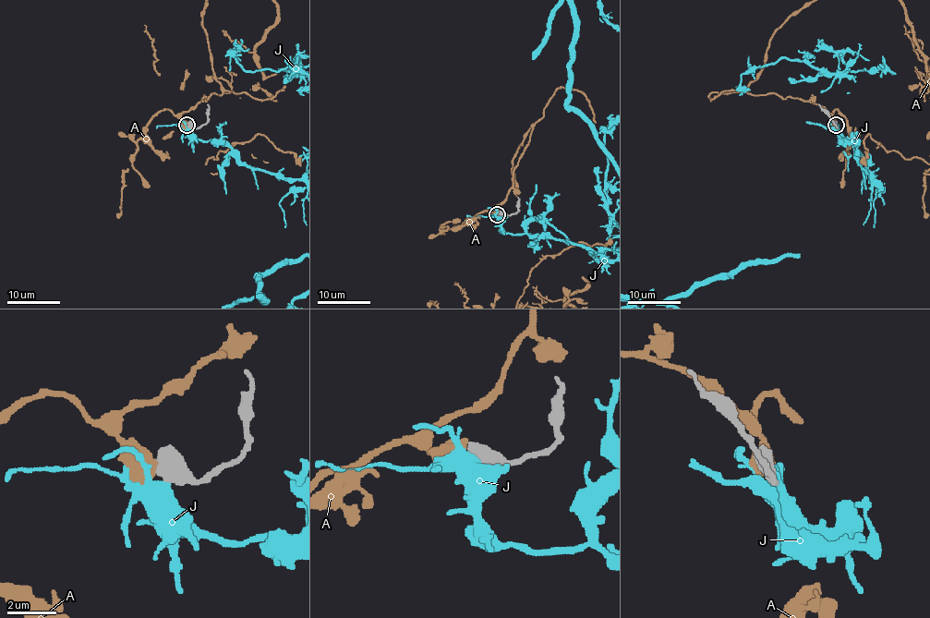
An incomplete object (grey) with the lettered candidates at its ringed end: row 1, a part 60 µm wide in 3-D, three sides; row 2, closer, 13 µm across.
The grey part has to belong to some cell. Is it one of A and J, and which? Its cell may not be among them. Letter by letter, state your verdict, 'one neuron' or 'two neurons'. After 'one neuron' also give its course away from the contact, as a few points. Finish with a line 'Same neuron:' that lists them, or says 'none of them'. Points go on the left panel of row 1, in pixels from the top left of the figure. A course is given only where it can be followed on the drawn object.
A: two neurons
J: two neurons
Same neuron: none of them

